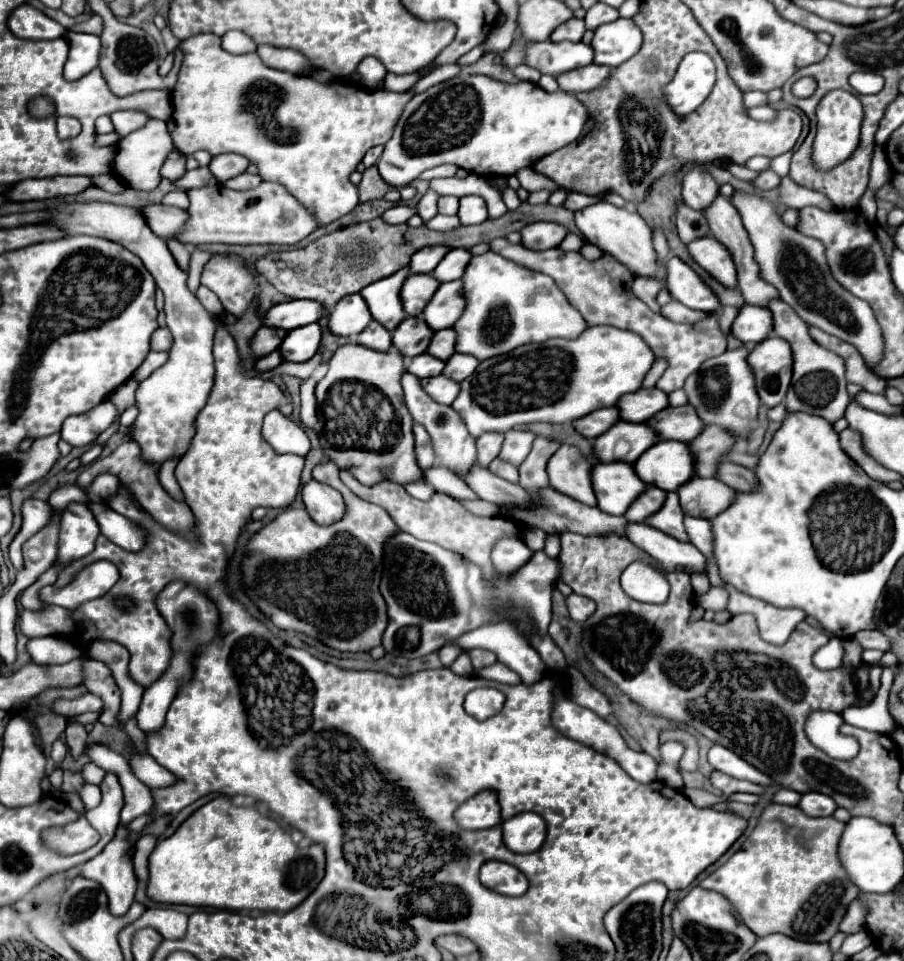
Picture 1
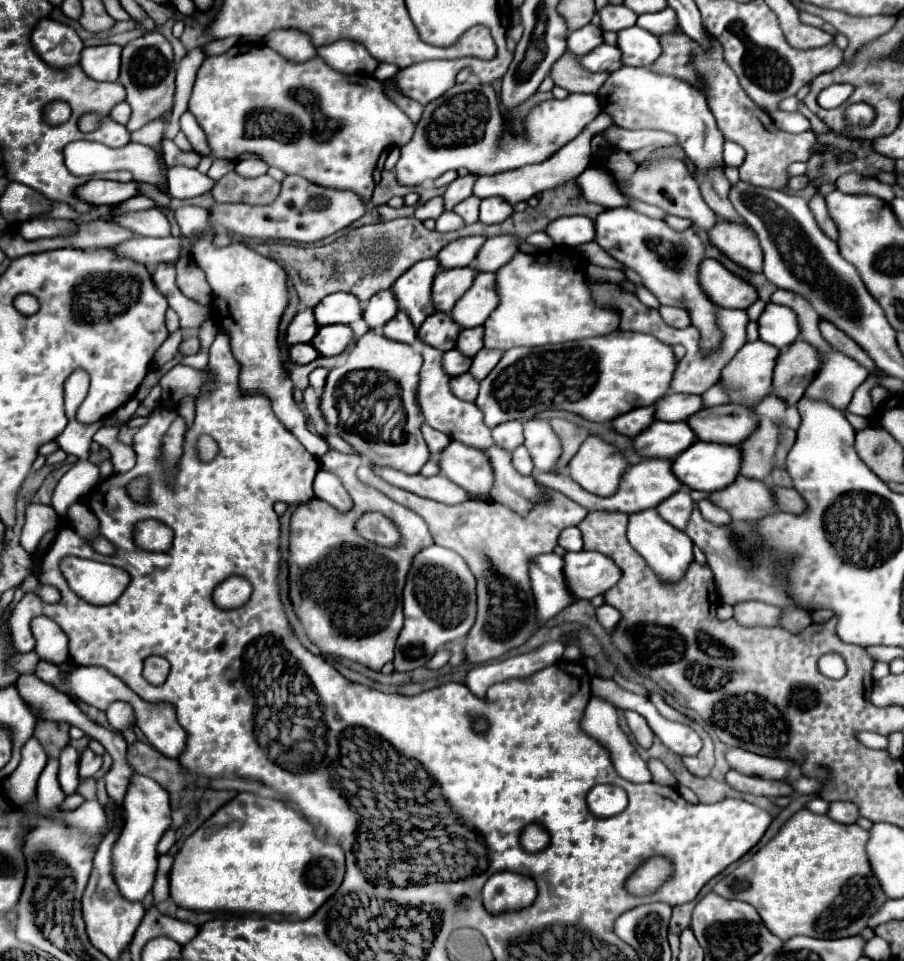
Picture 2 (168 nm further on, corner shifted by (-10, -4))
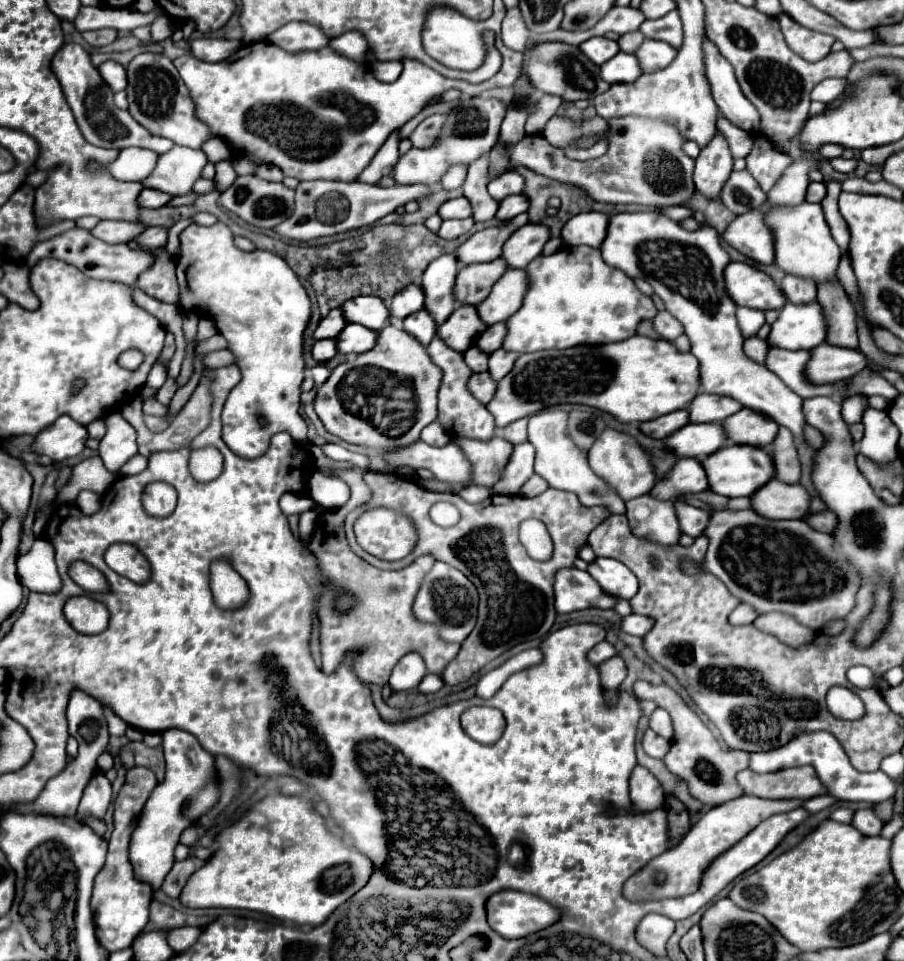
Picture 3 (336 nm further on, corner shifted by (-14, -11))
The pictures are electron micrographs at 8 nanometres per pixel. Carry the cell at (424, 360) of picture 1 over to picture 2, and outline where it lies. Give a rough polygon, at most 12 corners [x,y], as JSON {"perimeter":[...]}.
{"perimeter":[[458,349],[444,355],[450,377],[466,373],[472,359]]}

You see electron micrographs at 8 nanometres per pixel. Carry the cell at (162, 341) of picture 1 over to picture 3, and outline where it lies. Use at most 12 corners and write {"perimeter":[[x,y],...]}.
{"perimeter":[[230,350],[202,354],[206,368],[218,368],[234,362]]}

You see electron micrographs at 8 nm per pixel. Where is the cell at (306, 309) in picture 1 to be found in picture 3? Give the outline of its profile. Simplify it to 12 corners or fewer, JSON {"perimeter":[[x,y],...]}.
{"perimeter":[[376,296],[346,300],[340,310],[346,322],[380,332],[388,308]]}

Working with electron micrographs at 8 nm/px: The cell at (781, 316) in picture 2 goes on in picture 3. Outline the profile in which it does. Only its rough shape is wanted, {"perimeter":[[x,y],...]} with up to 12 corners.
{"perimeter":[[786,304],[768,346],[812,350],[826,338],[820,304]]}

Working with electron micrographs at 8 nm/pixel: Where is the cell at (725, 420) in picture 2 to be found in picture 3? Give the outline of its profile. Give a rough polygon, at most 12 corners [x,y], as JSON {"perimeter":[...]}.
{"perimeter":[[754,410],[722,422],[728,442],[766,448],[778,424]]}

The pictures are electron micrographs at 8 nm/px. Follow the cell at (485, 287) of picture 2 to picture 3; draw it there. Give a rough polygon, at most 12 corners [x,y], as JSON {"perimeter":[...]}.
{"perimeter":[[506,270],[478,314],[488,326],[508,320],[528,288],[524,270]]}

